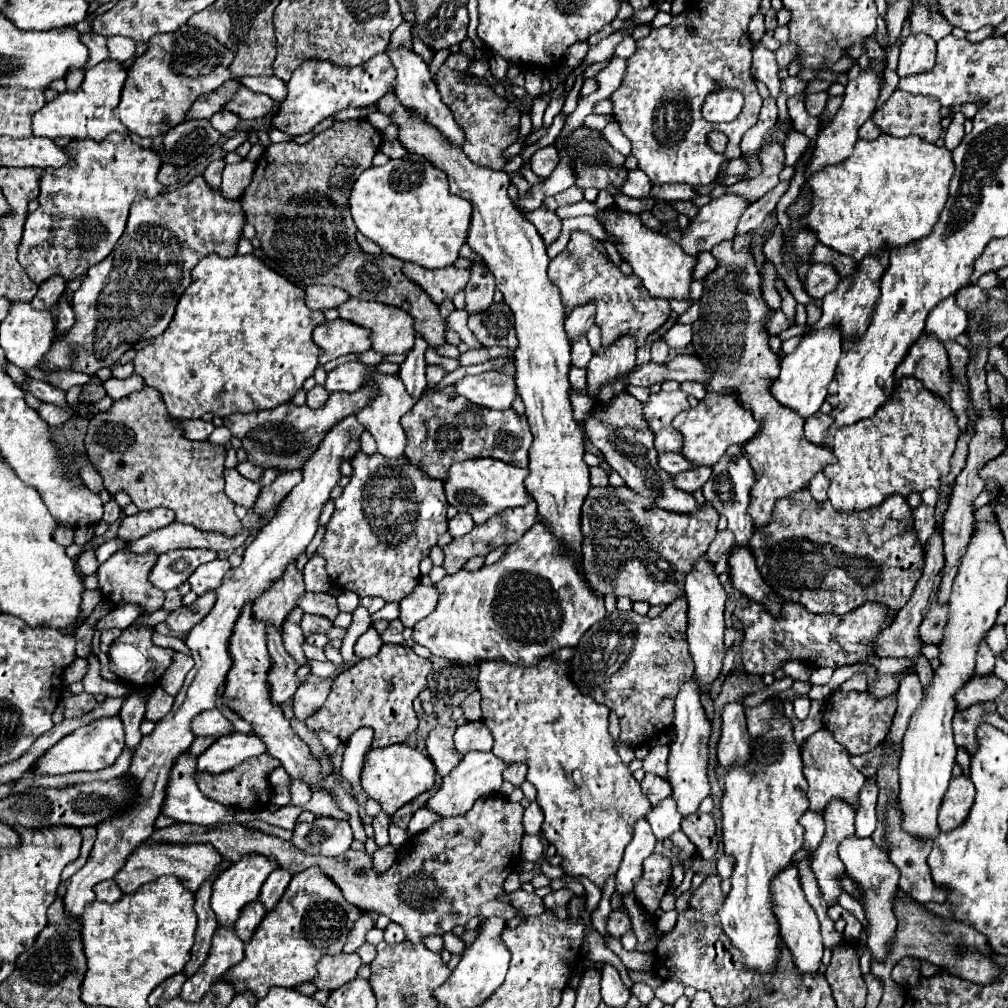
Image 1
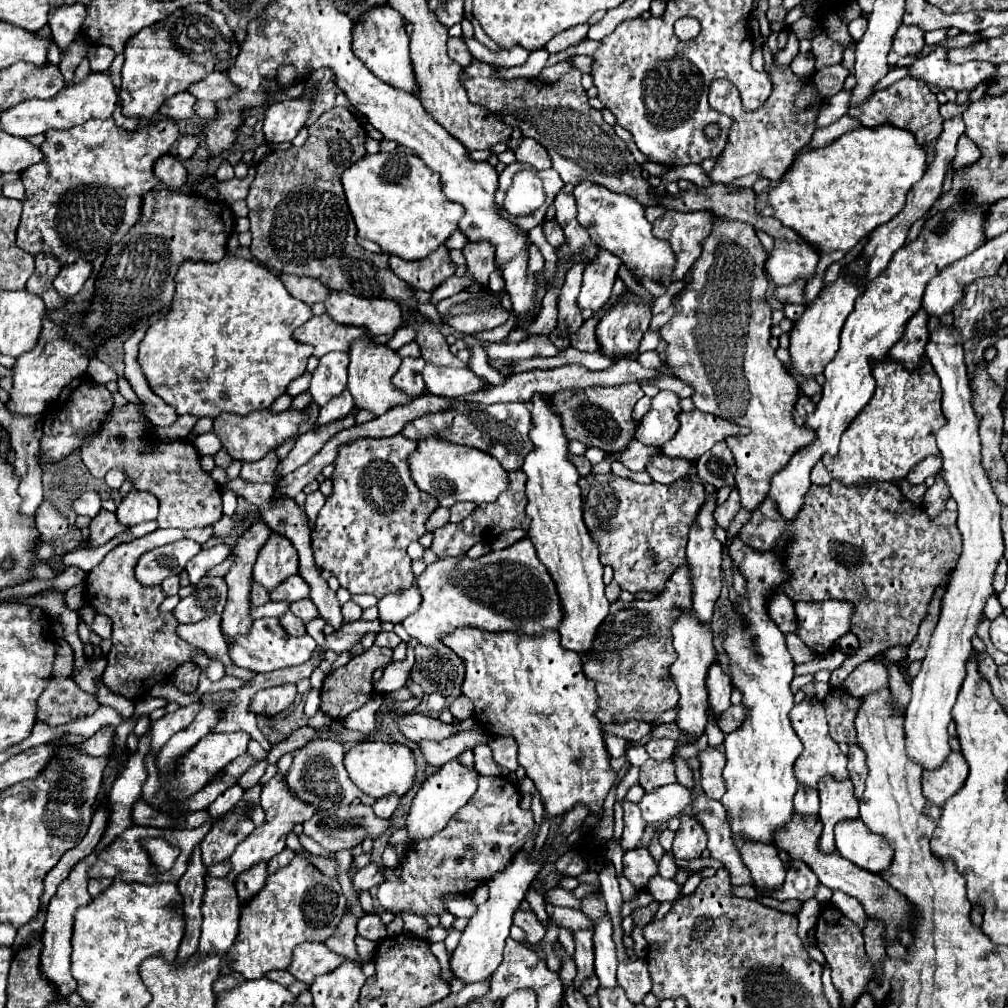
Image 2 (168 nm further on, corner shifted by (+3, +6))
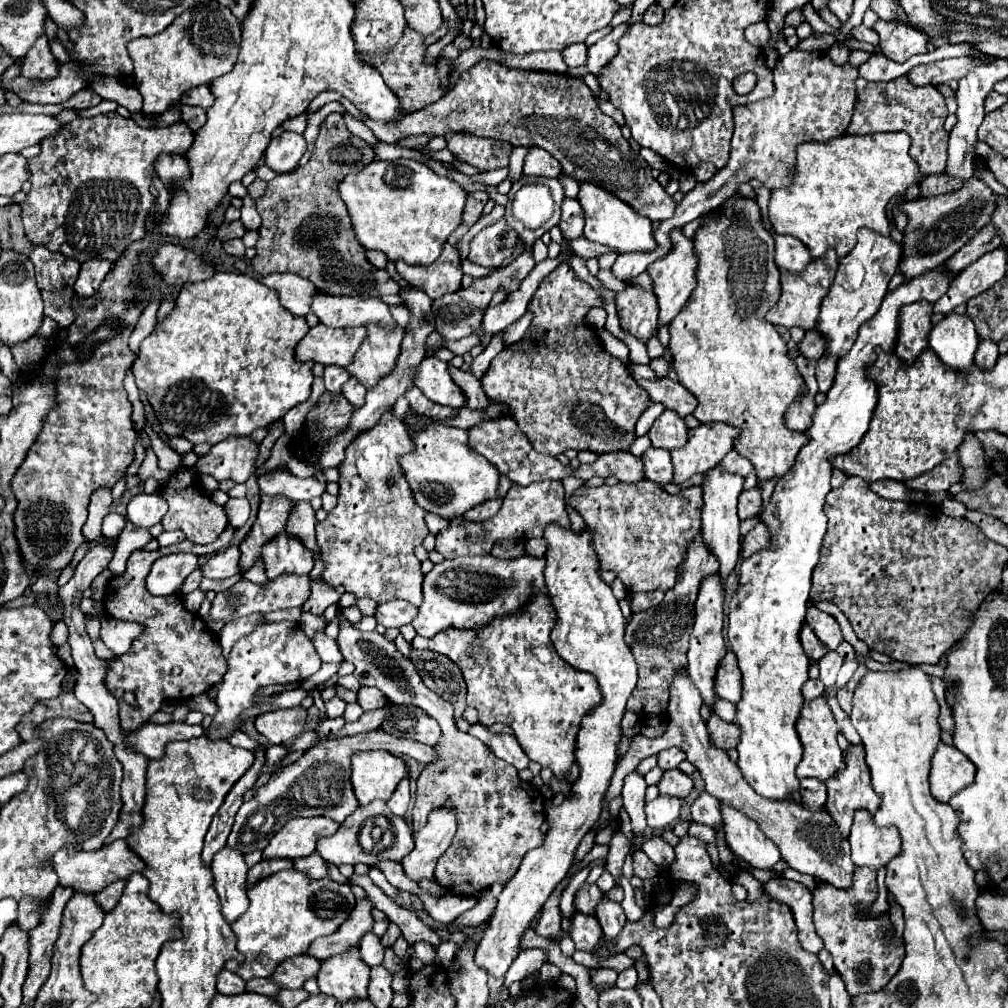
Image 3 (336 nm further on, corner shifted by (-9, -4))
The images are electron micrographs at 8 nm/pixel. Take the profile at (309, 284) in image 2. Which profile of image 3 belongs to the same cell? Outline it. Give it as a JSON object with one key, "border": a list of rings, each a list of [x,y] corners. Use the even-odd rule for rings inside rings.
{"border":[[[275,274],[265,276],[261,280],[263,284],[269,284],[269,288],[275,288],[279,292],[281,304],[295,316],[305,316],[311,312],[311,302],[319,294],[319,290],[301,276],[295,274]]]}

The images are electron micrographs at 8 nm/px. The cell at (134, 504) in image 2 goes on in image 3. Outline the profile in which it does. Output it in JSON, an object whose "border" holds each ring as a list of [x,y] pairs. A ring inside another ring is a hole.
{"border":[[[137,494],[127,504],[127,518],[141,528],[151,528],[167,514],[167,502],[155,494]]]}

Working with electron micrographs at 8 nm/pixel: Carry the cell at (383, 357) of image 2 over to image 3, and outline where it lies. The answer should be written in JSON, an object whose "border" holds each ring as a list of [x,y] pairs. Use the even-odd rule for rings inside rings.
{"border":[[[367,328],[367,338],[363,340],[359,352],[355,352],[353,364],[347,366],[347,372],[355,376],[367,390],[373,390],[397,364],[401,354],[403,328],[395,332],[383,332],[383,328]]]}

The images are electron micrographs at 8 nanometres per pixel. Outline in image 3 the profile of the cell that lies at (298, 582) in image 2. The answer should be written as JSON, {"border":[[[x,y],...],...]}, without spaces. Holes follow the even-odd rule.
{"border":[[[281,576],[279,580],[269,580],[267,588],[257,588],[255,584],[251,584],[249,580],[241,578],[237,584],[233,584],[229,590],[217,592],[215,600],[211,602],[211,610],[209,616],[205,618],[207,624],[223,620],[223,622],[231,622],[241,616],[249,616],[251,612],[271,612],[271,610],[281,610],[281,608],[295,608],[295,606],[303,606],[305,600],[311,596],[311,584],[309,584],[309,576]]]}

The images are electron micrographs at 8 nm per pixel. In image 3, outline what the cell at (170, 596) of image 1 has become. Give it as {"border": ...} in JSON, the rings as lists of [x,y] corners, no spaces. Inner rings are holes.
{"border":[[[195,570],[195,572],[191,572],[191,574],[187,576],[187,580],[183,582],[183,586],[181,586],[181,594],[183,594],[183,596],[187,596],[189,592],[193,592],[193,590],[197,590],[197,586],[199,586],[199,582],[201,582],[201,578],[203,578],[203,574],[201,574],[199,570]]]}

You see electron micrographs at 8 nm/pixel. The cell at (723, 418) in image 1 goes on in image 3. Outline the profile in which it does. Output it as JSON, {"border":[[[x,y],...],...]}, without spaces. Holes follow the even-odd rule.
{"border":[[[699,424],[689,430],[689,440],[683,448],[671,452],[675,480],[685,482],[695,474],[715,468],[731,450],[739,428],[727,424]]]}

